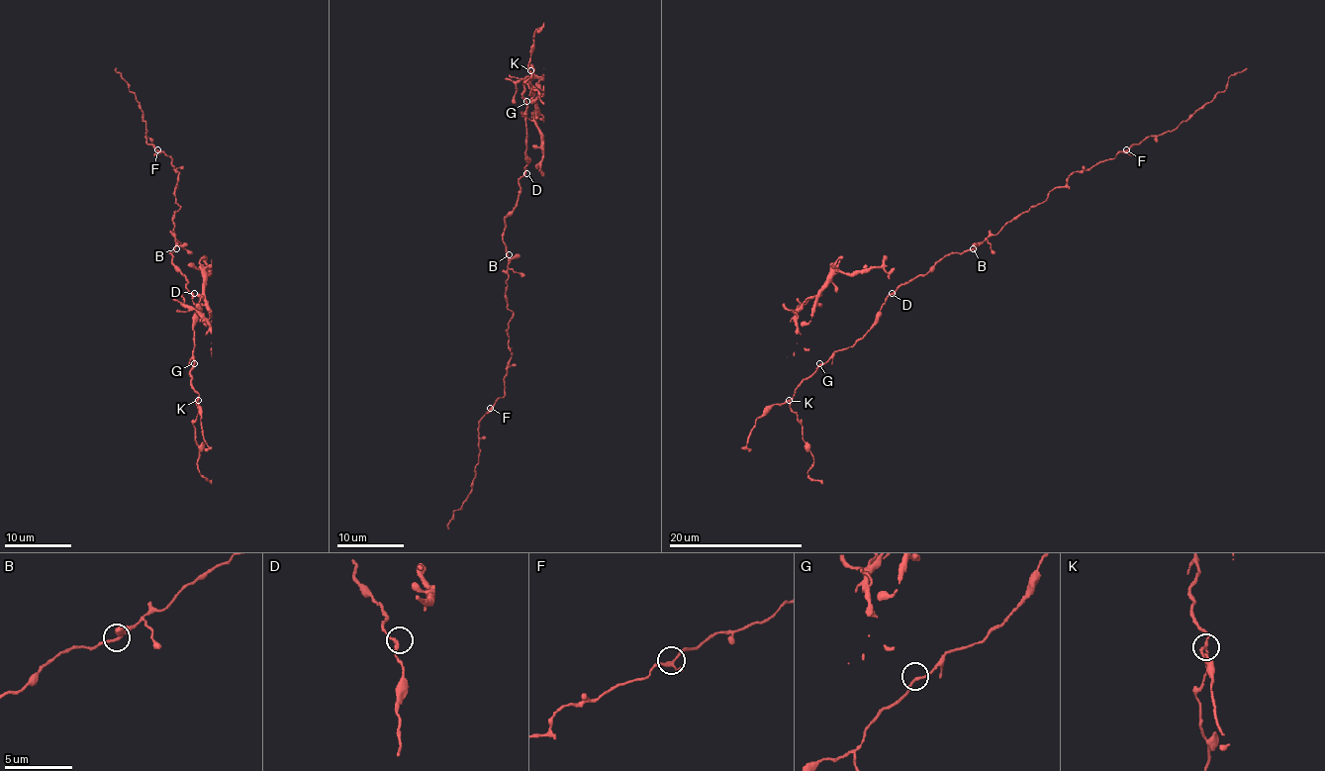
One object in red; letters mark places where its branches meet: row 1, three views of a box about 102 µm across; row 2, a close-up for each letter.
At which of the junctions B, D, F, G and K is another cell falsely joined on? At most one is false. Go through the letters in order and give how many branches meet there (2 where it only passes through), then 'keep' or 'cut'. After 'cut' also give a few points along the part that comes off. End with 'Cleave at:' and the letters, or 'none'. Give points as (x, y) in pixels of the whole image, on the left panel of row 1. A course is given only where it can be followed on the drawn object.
B: branches 3; keep
D: branches 2; keep
F: branches 3; keep
G: branches 2; keep
K: branches 3; cut; course (197, 400), (194, 425), (197, 466), (199, 473), (211, 483)
Cleave at: K

